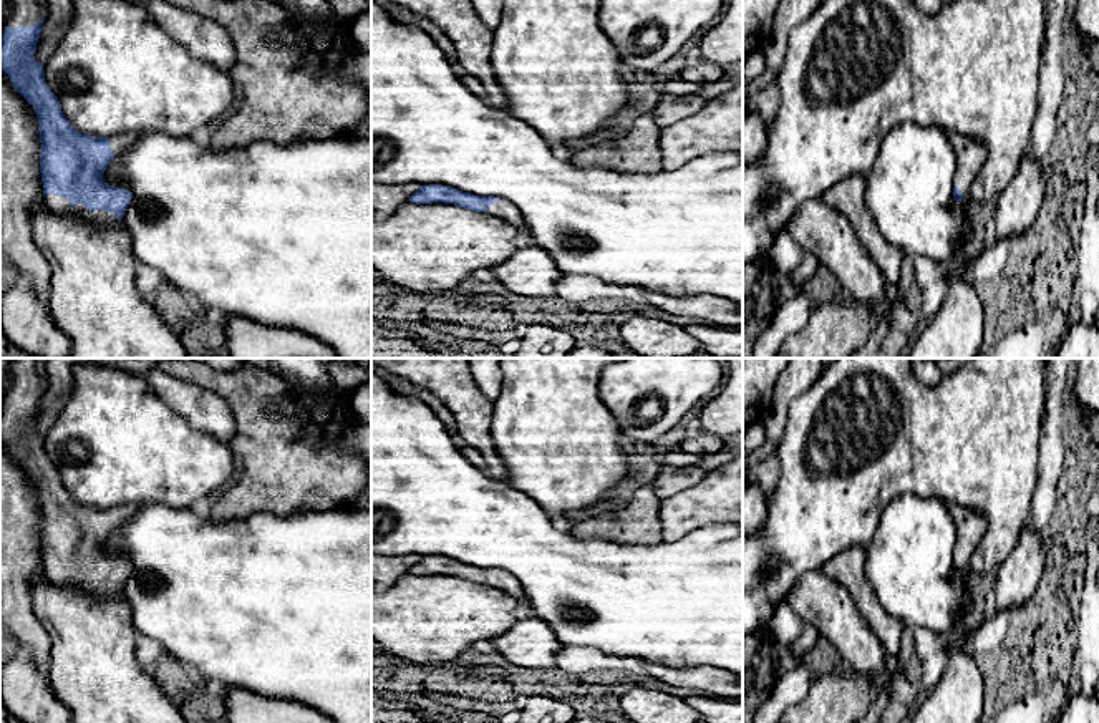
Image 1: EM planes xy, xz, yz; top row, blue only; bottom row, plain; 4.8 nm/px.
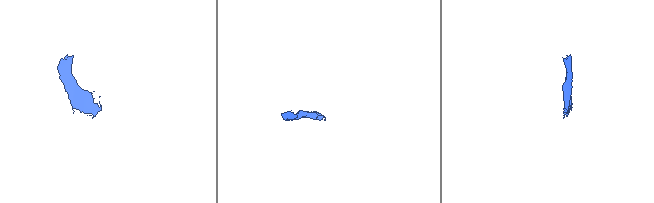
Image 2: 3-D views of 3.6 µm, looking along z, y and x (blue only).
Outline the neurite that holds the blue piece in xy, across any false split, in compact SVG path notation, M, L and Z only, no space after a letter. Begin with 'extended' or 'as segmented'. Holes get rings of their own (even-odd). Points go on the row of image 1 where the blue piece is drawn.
extended | M13 0L13 15L0 38L0 70L10 76L13 88L36 113L41 141L40 172L48 207L75 221L111 227L123 219L133 196L124 187L111 187L103 172L116 154L136 143L138 133L96 138L76 131L65 118L58 98L45 81L43 65L33 58L46 12L46 0Z

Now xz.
extended | M429 184L429 186L421 186L409 197L409 202L413 204L444 202L444 204L461 206L464 209L471 209L476 212L487 212L514 226L520 234L522 240L527 235L527 227L520 211L512 202L501 197L474 196L471 192L462 192L459 189L454 189L451 186Z

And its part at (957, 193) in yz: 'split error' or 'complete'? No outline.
split error

